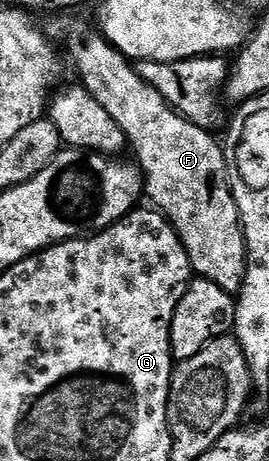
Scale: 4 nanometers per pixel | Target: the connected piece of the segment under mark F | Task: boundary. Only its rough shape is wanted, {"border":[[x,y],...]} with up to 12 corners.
{"border":[[56,18],[199,279],[237,293],[246,246],[213,133],[95,27]]}

